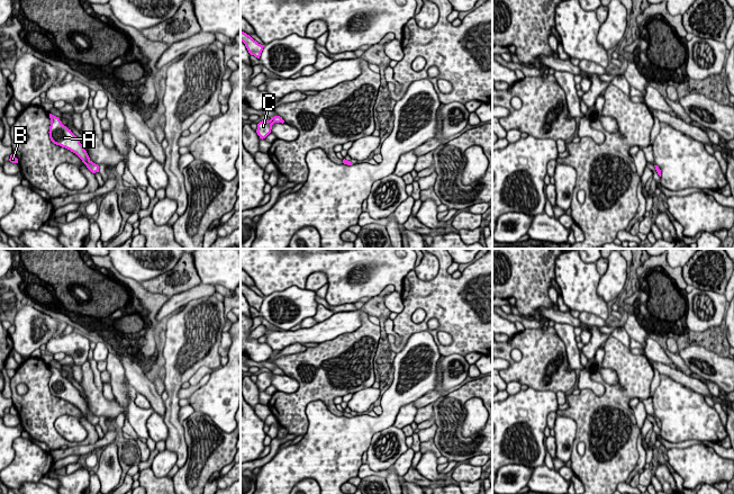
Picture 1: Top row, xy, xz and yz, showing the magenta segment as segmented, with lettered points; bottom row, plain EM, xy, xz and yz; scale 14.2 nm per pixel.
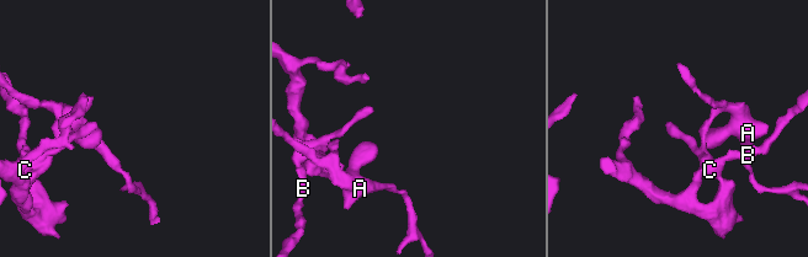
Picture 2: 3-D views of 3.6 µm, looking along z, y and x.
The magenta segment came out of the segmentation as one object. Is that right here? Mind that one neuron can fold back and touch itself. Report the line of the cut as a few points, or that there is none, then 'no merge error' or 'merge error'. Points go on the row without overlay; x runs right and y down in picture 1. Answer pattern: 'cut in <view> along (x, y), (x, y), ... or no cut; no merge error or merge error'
cut in xz along (271, 370), (274, 374); merge error

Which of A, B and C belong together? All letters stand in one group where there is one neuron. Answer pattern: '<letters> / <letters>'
A / B C

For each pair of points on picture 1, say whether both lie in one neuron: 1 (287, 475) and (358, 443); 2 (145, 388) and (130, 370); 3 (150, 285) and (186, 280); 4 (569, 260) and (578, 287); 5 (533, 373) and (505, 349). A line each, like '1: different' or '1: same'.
1: same
2: same
3: same
4: same
5: same

